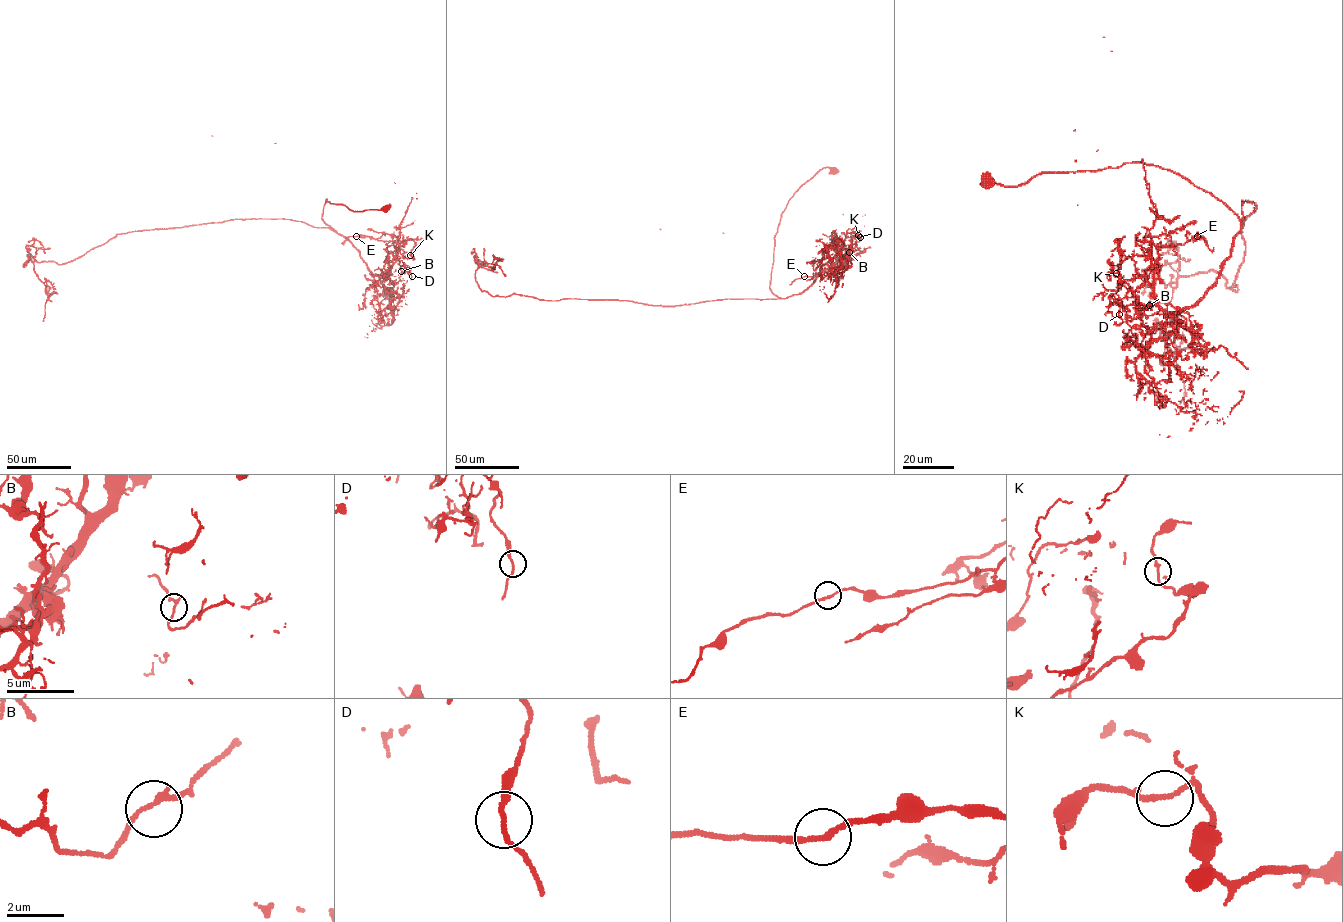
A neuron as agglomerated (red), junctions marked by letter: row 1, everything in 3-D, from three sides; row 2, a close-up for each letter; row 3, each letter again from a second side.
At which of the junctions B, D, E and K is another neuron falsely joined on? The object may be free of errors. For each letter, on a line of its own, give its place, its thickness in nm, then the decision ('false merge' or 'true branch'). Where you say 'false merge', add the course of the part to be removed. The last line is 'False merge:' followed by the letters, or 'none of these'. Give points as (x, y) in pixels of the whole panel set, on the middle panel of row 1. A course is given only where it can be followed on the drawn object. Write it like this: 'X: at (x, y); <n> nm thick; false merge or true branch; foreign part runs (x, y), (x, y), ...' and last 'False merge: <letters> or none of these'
B: at (849, 252); 180 nm thick; true branch
D: at (860, 237); 160 nm thick; true branch
E: at (804, 276); 170 nm thick; true branch
K: at (858, 235); 180 nm thick; false merge; foreign part runs (858, 235), (851, 233), (862, 216), (864, 225), (843, 214), (660, 229)
False merge: K

